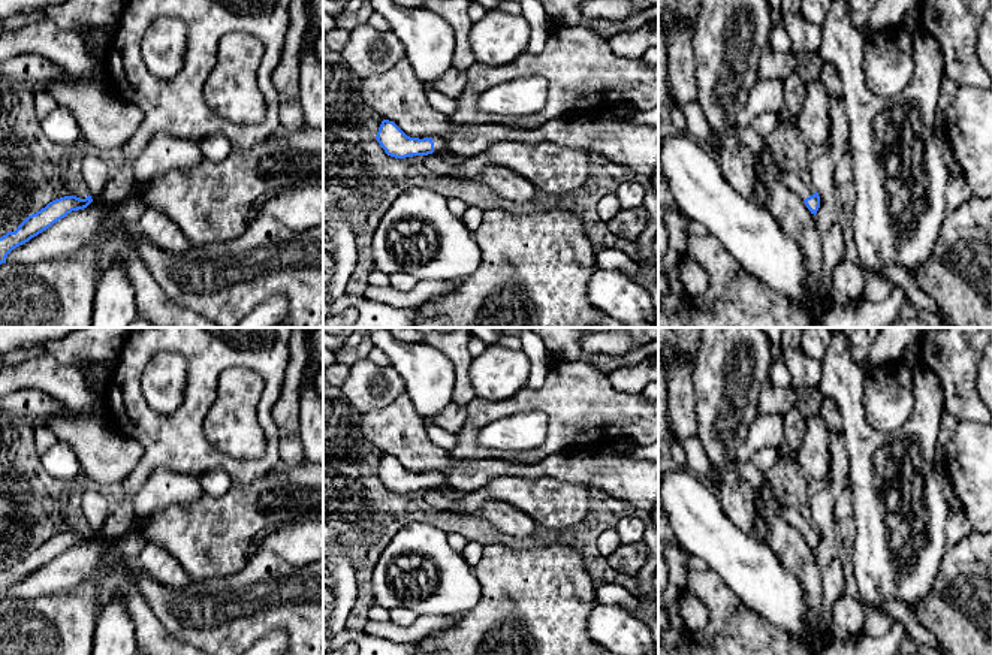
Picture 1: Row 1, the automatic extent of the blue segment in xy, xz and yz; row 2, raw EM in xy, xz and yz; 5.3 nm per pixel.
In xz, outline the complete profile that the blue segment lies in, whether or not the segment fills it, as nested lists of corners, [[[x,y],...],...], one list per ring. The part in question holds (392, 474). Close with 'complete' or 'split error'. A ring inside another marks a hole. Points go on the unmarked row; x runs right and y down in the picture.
[[[389,455],[382,456],[376,474],[385,488],[395,493],[441,488],[446,482],[446,476],[438,471],[423,474],[410,473]]] | split error

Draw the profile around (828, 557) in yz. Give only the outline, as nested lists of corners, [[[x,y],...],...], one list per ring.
[[[824,398],[818,416],[829,429],[830,471],[827,486],[809,498],[814,525],[820,531],[820,543],[814,550],[820,579],[821,604],[826,616],[830,616],[833,604],[845,594],[845,573],[836,543],[836,522],[833,505],[839,493],[848,488],[848,455],[844,440],[844,423],[836,402]]]

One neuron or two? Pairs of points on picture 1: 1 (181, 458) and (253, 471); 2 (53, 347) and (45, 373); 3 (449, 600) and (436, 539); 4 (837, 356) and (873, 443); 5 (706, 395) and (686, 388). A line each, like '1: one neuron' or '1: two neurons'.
1: one neuron
2: two neurons
3: one neuron
4: one neuron
5: two neurons

